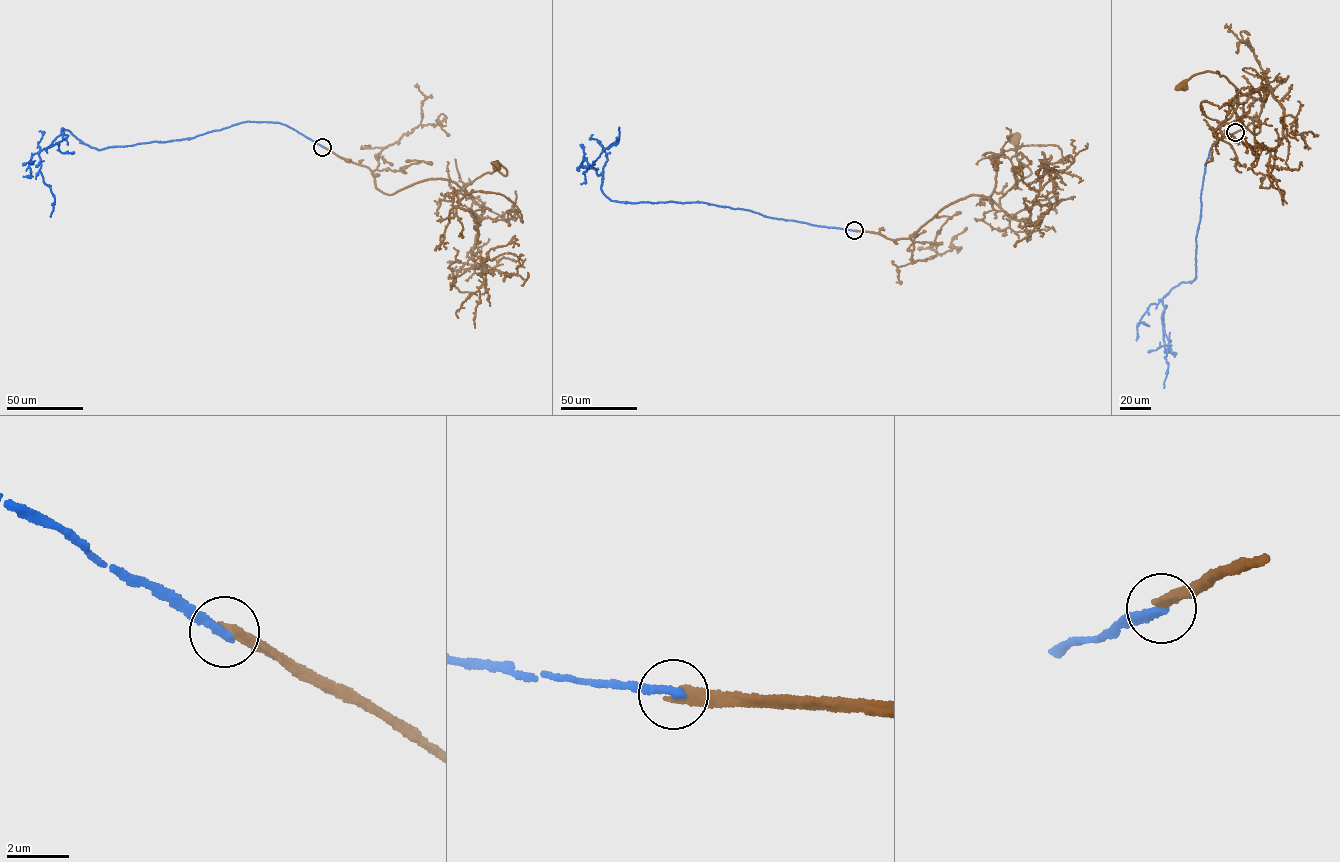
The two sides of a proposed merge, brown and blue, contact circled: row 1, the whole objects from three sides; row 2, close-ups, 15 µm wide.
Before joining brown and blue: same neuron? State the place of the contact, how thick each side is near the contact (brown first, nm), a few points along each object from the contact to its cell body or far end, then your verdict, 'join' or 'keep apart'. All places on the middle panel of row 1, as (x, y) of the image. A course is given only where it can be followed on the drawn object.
(854, 230) | 360/300 nm | brown via (854, 230), (910, 237), (969, 196), (999, 206), (1000, 198), (1031, 172), (1017, 159), (1015, 140) | blue via (854, 230), (703, 202), (611, 200), (601, 187), (602, 175), (587, 167), (604, 149), (618, 142), (619, 127) | keep apart

